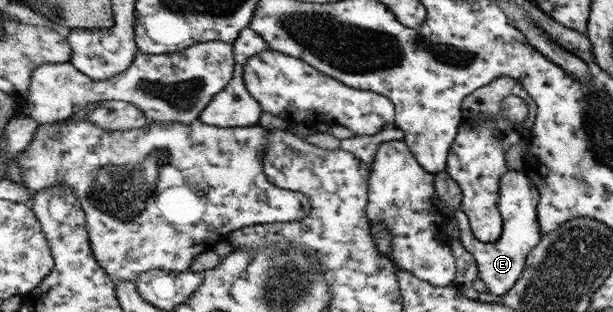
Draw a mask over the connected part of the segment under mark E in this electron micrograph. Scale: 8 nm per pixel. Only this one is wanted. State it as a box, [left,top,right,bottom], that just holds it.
[453,171,543,296]

